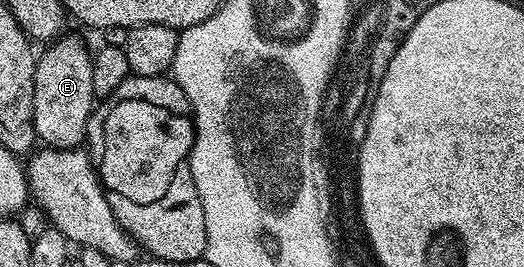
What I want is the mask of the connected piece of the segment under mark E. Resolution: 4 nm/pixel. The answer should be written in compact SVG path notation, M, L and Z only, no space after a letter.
M65 33L59 39L51 40L43 52L39 52L34 73L34 113L32 124L36 138L45 148L71 151L85 142L88 133L88 119L94 110L94 73L92 72L93 52L76 35Z

